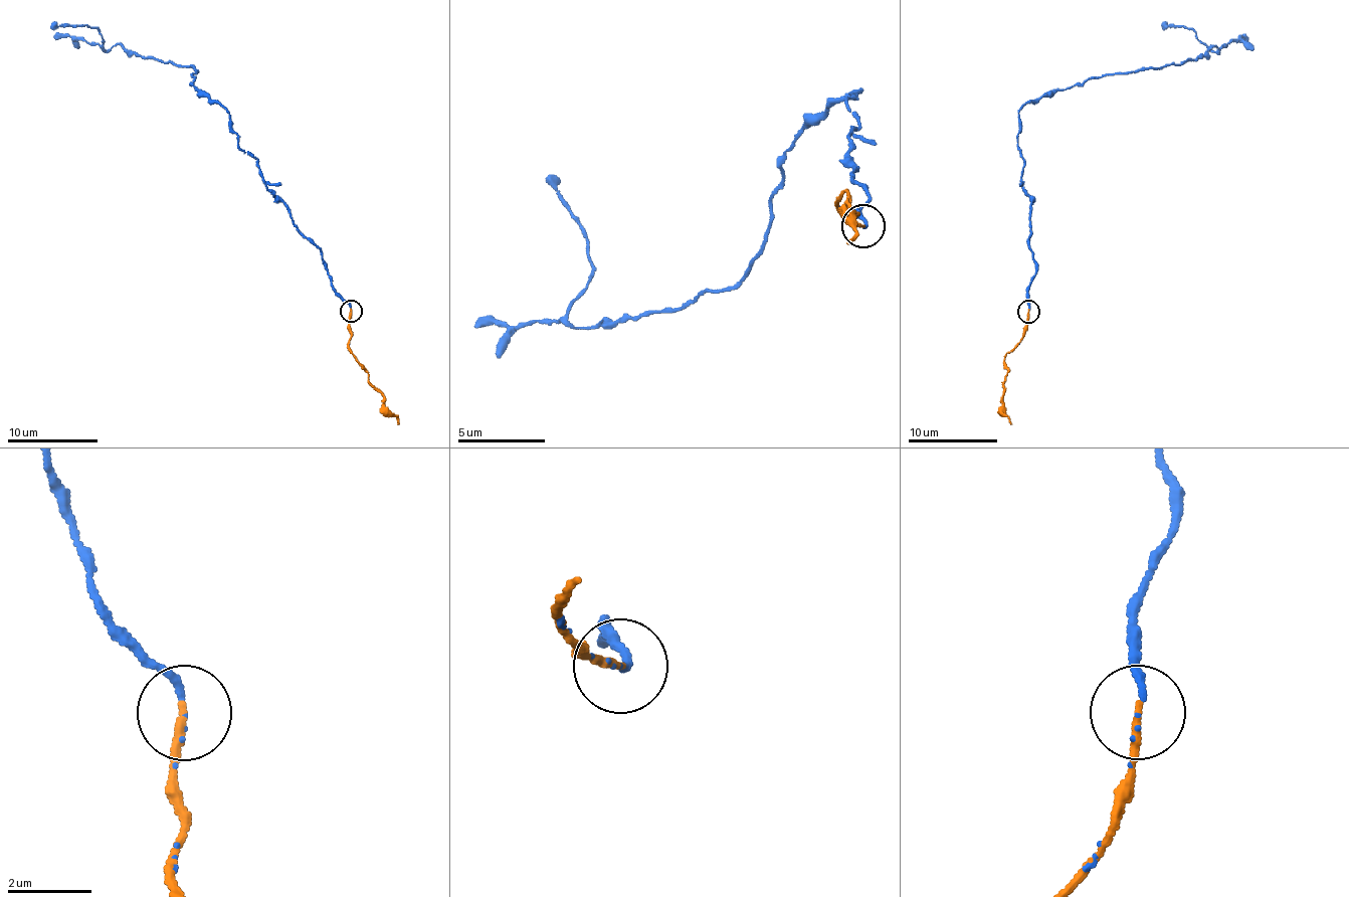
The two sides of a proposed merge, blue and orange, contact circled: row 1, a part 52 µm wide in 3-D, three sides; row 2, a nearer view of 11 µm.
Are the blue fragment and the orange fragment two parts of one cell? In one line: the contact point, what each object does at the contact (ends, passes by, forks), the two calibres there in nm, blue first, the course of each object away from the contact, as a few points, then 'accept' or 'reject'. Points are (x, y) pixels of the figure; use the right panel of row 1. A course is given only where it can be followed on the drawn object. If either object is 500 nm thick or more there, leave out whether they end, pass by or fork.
(1028, 311) | blue ends | orange ends | 130/190 nm | blue via (1029, 312), (1036, 264), (1017, 144), (1022, 106), (1104, 74), (1215, 52), (1193, 30), (1164, 24) | orange via (1029, 312), (1020, 343), (1005, 354), (1008, 372), (1002, 406), (1011, 424) | accept

